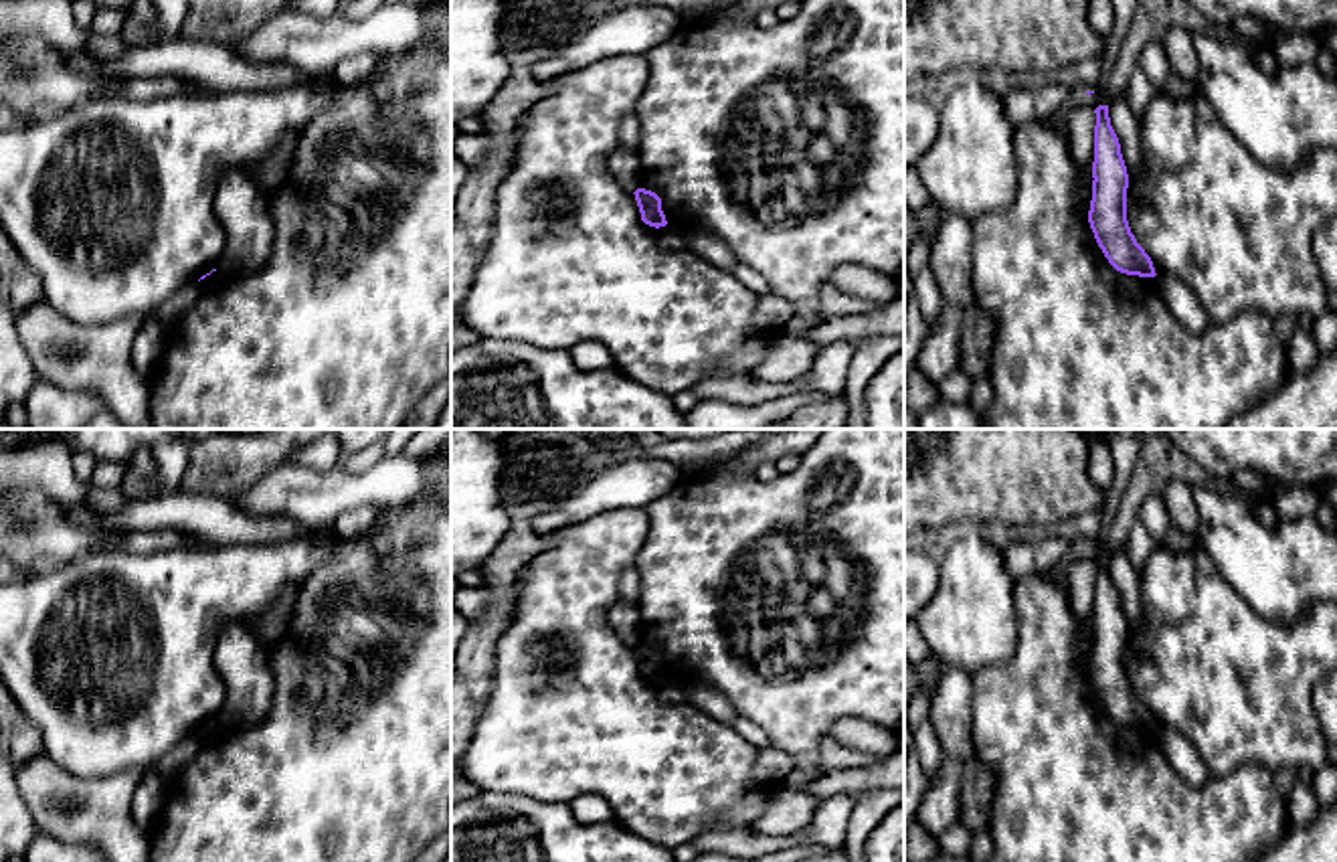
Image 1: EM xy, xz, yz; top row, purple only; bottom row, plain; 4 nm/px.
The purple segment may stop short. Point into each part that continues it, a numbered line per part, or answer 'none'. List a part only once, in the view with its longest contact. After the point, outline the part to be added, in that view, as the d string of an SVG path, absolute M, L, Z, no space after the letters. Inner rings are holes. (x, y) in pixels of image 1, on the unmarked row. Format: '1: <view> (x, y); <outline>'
none

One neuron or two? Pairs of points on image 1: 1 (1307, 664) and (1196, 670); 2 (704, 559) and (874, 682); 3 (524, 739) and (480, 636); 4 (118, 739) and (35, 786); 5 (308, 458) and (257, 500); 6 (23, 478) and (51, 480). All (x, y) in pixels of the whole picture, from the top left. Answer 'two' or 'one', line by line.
1: one
2: one
3: two
4: two
5: two
6: one

